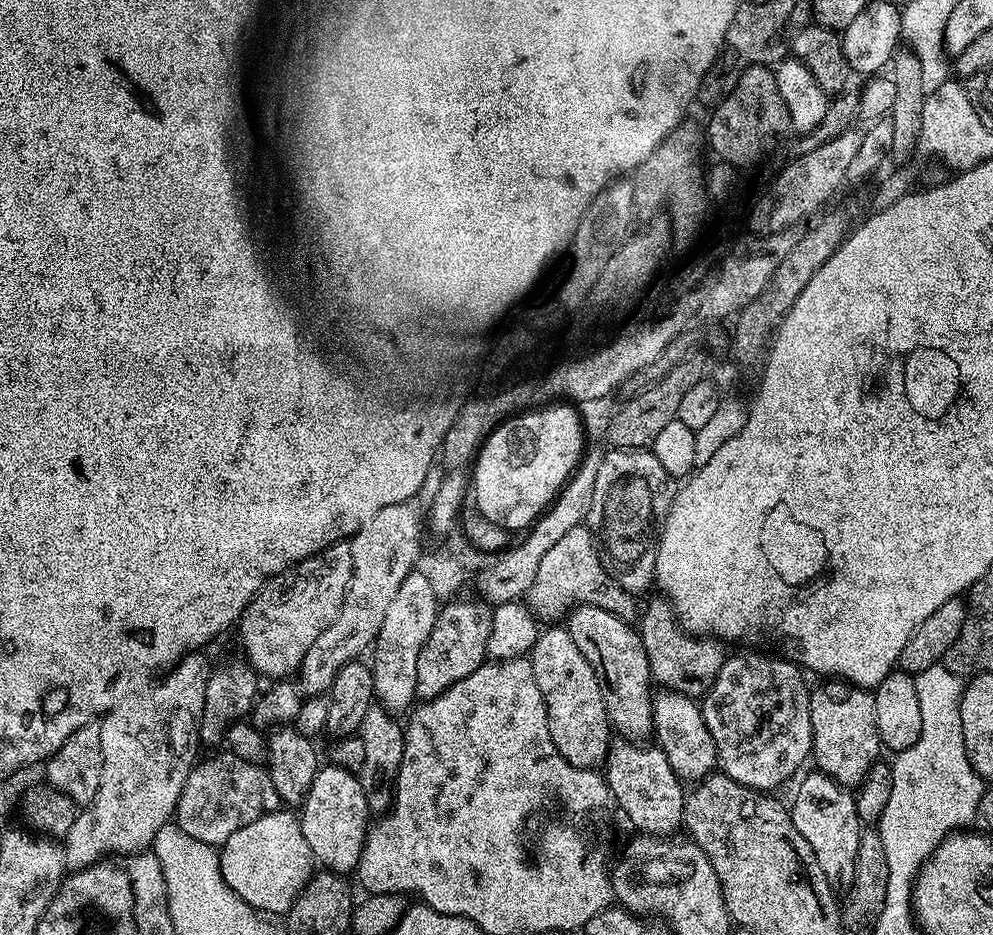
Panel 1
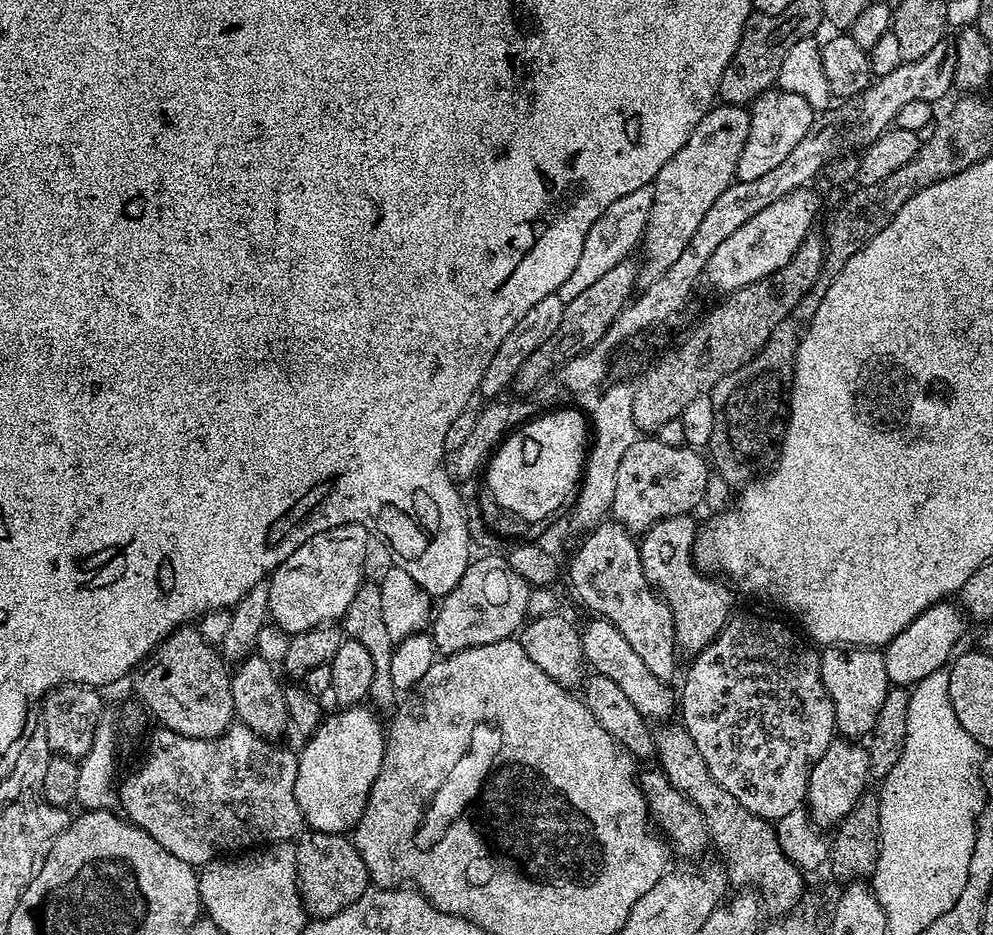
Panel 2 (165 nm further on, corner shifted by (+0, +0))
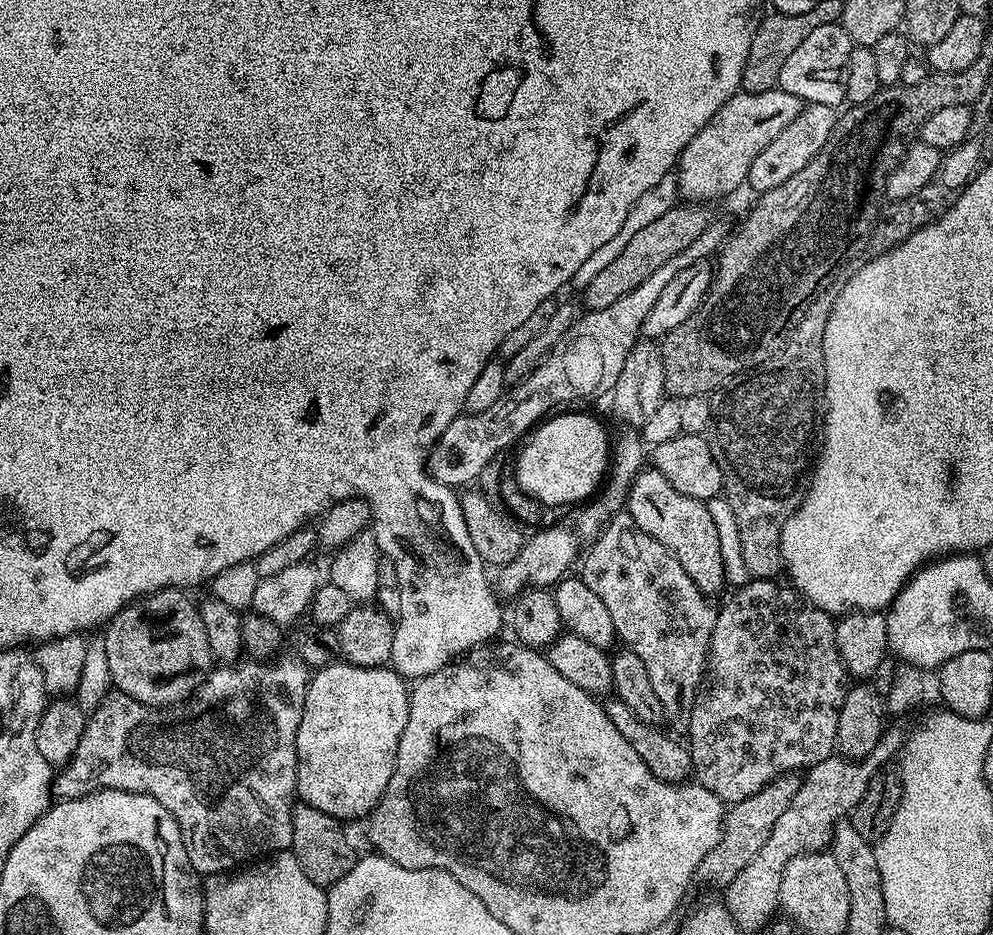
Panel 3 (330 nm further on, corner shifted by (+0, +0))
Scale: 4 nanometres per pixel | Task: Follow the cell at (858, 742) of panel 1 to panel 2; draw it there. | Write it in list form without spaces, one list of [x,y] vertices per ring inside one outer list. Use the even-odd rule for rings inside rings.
[[[851,646],[825,647],[820,652],[820,673],[834,706],[837,733],[853,742],[871,737],[878,710],[882,710],[882,702],[886,702],[890,687],[883,651]]]

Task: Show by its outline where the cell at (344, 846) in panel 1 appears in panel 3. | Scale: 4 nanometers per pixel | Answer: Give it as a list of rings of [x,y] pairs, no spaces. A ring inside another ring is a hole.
[[[337,662],[319,669],[309,679],[302,722],[298,722],[296,791],[299,799],[341,822],[367,817],[383,798],[386,786],[390,786],[398,758],[398,742],[402,730],[406,730],[409,695],[405,677],[391,666],[367,668]]]

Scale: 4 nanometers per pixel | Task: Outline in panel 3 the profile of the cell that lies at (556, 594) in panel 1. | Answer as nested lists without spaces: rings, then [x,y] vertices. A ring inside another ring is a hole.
[[[620,511],[605,526],[598,539],[591,541],[589,548],[592,549],[585,556],[583,553],[580,571],[578,568],[579,578],[586,582],[586,586],[590,586],[590,590],[594,590],[594,594],[598,594],[598,598],[602,598],[606,610],[610,610],[610,618],[614,622],[619,643],[638,654],[638,658],[642,658],[646,671],[650,673],[654,691],[662,702],[667,723],[672,723],[680,730],[687,729],[692,708],[696,705],[706,680],[708,647],[714,634],[717,605],[712,605],[708,601],[711,599],[702,590],[698,590],[690,574],[682,570],[678,558],[674,558],[674,554],[670,554],[670,550],[666,550],[662,542],[643,532],[627,511]]]

